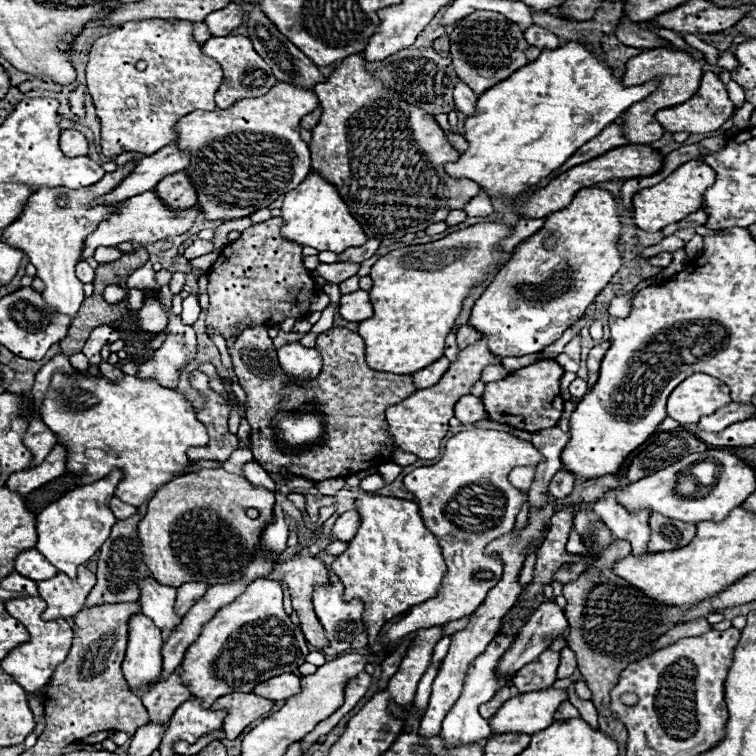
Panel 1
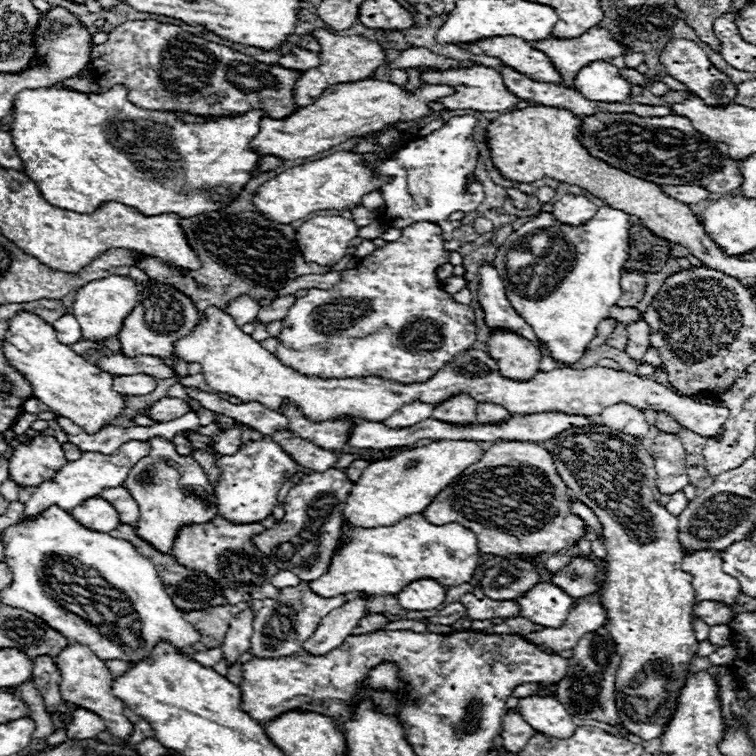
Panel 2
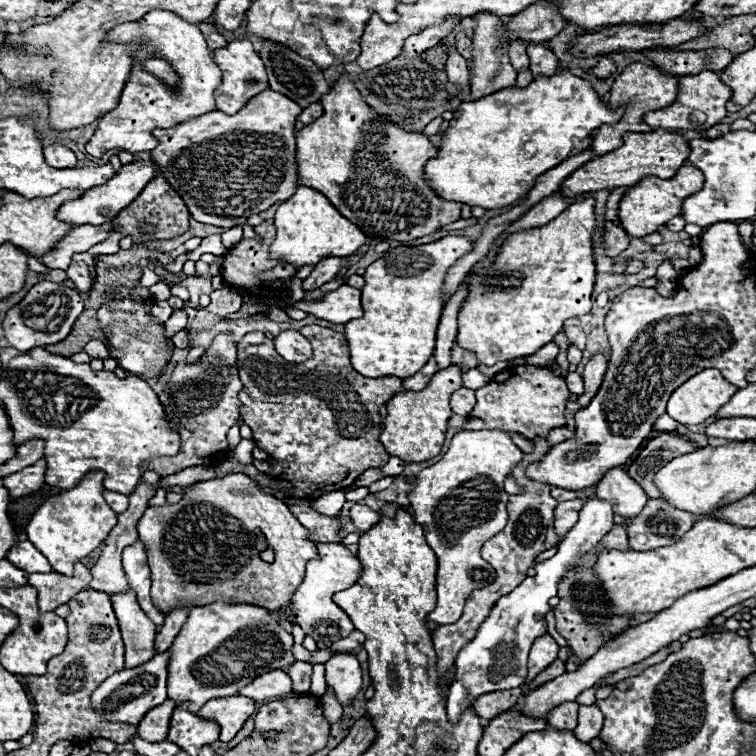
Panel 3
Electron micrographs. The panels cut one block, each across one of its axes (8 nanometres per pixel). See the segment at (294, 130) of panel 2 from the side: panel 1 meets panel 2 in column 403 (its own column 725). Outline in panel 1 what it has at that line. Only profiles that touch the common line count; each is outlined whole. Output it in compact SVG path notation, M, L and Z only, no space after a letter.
M704 72L702 76L702 84L698 88L698 92L686 100L684 104L672 106L664 112L656 114L656 120L668 130L668 132L688 132L688 134L706 134L706 132L714 132L718 130L734 112L734 104L728 98L728 92L724 88L724 84L720 82L718 74L714 72Z

